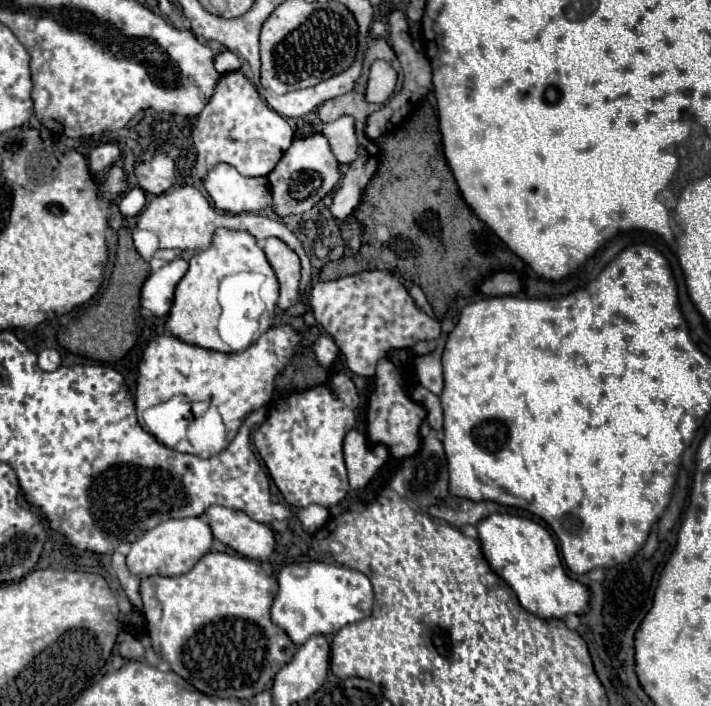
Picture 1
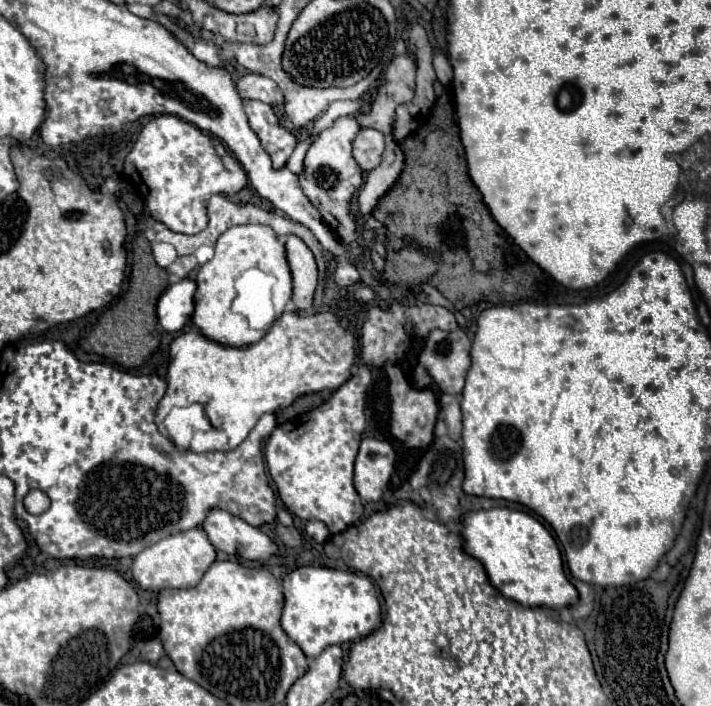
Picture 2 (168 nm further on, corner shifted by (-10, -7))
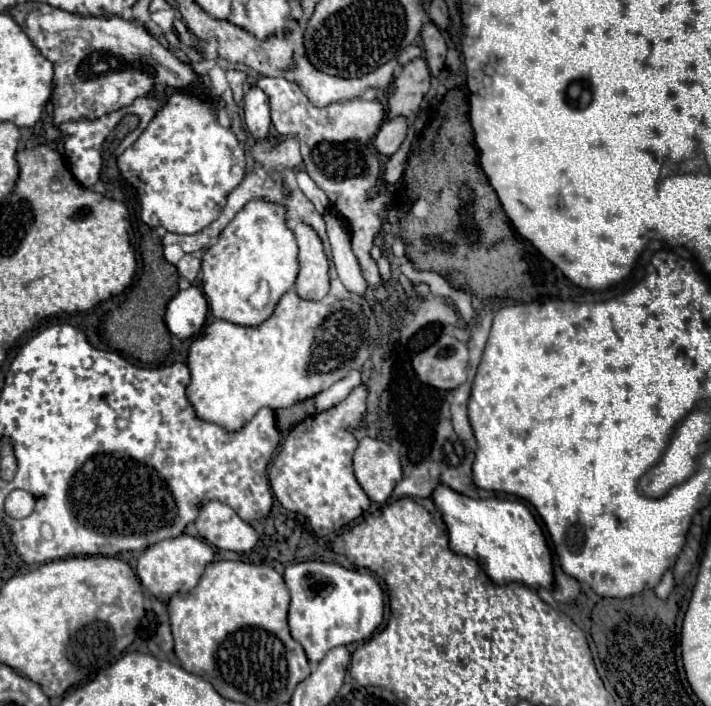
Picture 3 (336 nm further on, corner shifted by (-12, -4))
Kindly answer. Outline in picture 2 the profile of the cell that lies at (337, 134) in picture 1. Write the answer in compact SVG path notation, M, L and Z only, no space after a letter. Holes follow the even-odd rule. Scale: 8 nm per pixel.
M360 129L354 139L354 159L358 161L362 171L372 171L382 157L384 151L384 133L376 129Z

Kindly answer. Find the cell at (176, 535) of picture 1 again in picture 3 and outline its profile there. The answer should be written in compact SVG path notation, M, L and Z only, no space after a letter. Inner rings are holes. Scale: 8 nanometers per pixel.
M182 534L180 538L166 538L164 542L156 542L148 546L136 564L136 574L142 582L142 586L156 596L162 602L168 602L172 594L176 592L188 592L192 590L200 576L204 574L204 568L214 560L214 550L208 542L202 538L194 538L188 534Z

